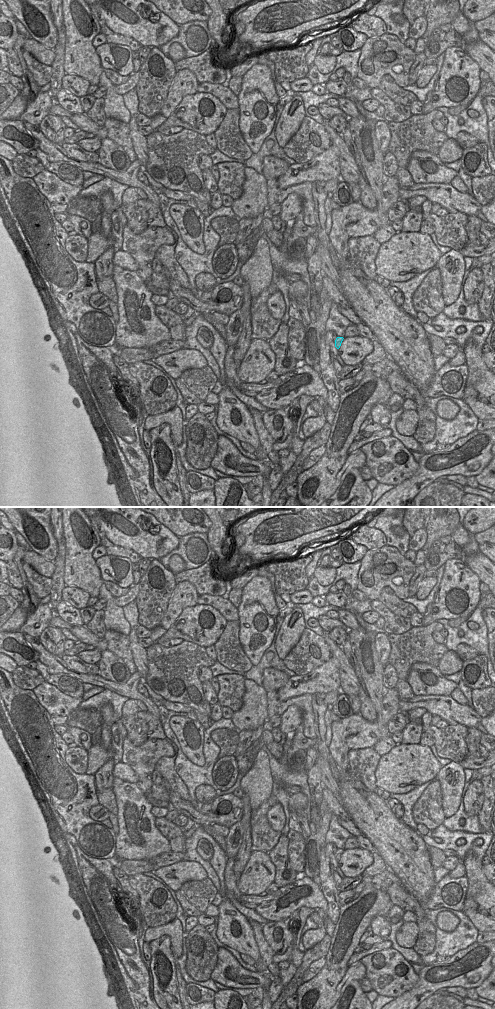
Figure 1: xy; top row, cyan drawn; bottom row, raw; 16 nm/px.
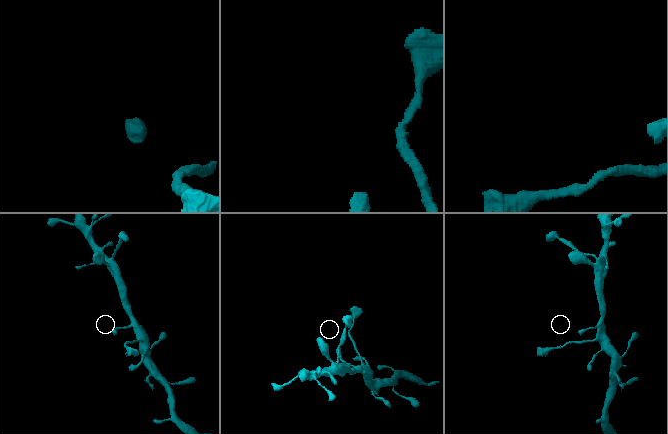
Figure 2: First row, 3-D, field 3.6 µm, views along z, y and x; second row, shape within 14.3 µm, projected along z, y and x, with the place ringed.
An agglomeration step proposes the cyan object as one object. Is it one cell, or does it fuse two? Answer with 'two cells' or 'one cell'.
two cells

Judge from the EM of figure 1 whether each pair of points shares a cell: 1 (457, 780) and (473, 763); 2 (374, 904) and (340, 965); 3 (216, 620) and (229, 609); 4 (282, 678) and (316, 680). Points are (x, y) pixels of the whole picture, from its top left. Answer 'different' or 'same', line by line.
1: different
2: same
3: different
4: different

